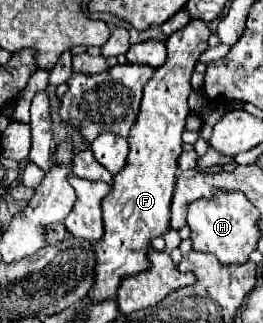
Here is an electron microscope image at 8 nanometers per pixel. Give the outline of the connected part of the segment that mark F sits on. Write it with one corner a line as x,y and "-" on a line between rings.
190,21
180,31
172,33
166,39
166,63
154,71
144,87
140,113
128,135
130,153
126,167
112,179
112,191
102,199
104,235
94,243
96,277
88,293
92,303
116,299
116,291
124,277
132,277
150,267
150,241
170,231
170,203
176,185
178,157
182,153
182,131
186,115
190,113
190,75
200,53
208,49
208,37
210,29
202,21

